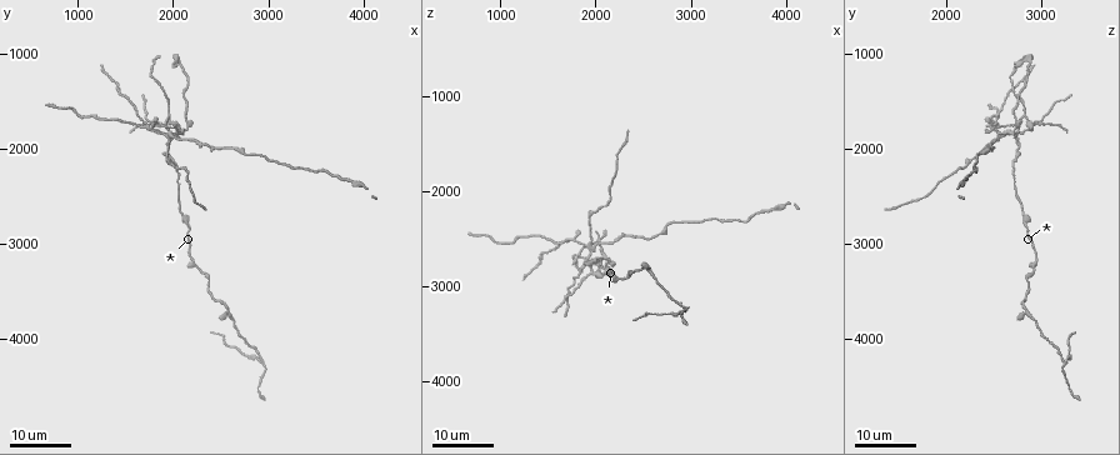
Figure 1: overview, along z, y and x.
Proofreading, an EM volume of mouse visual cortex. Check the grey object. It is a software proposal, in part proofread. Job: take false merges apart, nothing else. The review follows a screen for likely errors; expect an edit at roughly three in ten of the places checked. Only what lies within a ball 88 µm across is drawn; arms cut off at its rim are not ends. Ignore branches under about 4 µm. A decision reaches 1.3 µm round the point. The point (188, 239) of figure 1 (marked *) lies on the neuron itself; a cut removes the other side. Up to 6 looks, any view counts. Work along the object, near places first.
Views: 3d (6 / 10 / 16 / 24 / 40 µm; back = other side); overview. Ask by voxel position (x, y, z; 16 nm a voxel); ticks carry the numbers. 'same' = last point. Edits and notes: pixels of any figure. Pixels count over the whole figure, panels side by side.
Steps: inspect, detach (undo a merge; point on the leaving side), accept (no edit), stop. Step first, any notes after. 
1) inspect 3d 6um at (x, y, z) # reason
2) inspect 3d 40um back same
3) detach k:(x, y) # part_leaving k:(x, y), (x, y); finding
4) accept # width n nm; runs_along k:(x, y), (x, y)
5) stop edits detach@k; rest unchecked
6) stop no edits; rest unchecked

inspect 3d 16um at (1940, 1640, 2800) # arms part here

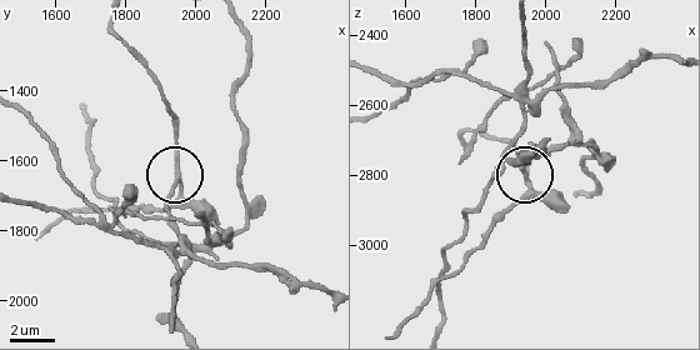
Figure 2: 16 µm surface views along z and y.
inspect 3d 6um at (1950, 1640, 2820)

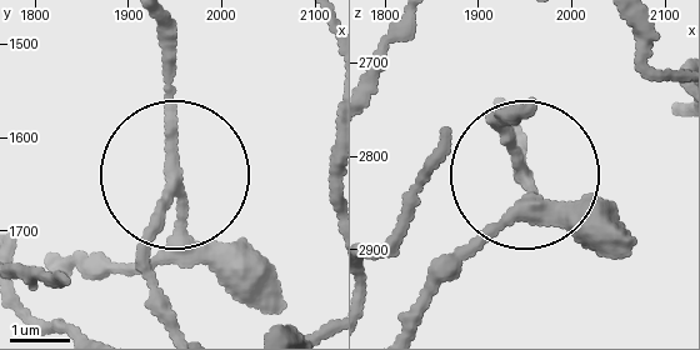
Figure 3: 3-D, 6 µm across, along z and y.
accept # side_arm 11 um; arms 3; continuous, no second neuron

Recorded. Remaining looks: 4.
inspect 3d 16um at (2300, 3280, 2920)

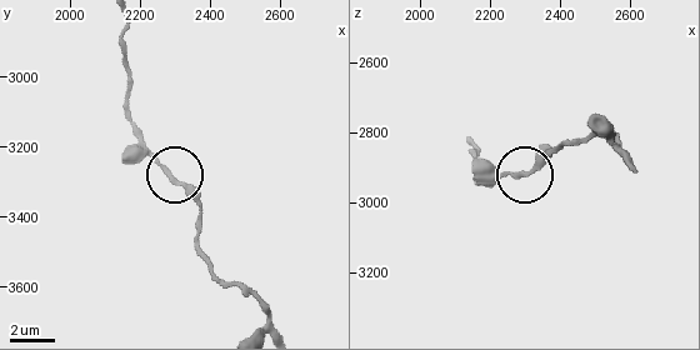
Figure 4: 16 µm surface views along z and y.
inspect 3d 6um at (2260, 3250, 2920) # closer look

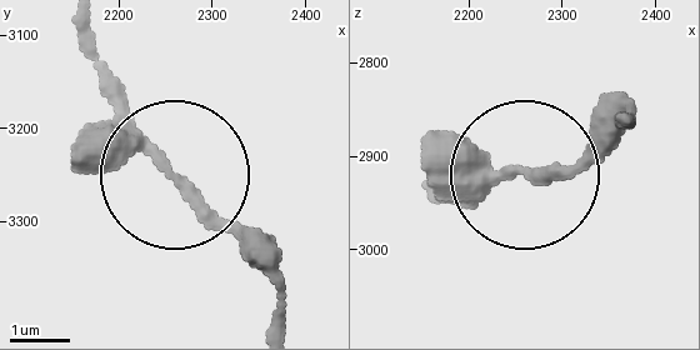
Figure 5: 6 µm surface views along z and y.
accept # runs_along 5:(90, 24), (120, 113), (280, 273); one neuron here

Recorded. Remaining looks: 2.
inspect 3d 24um at (2920, 4220, 3260)

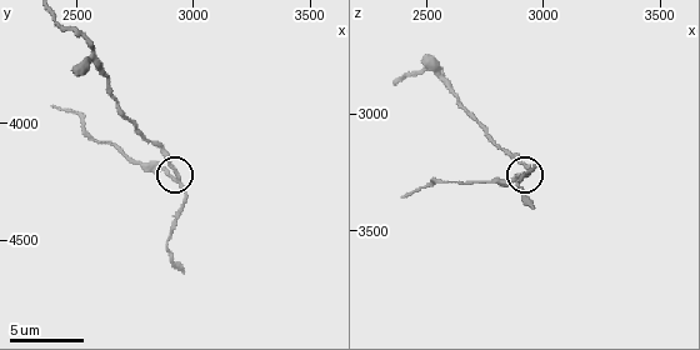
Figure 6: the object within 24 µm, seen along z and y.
inspect 3d 6um same

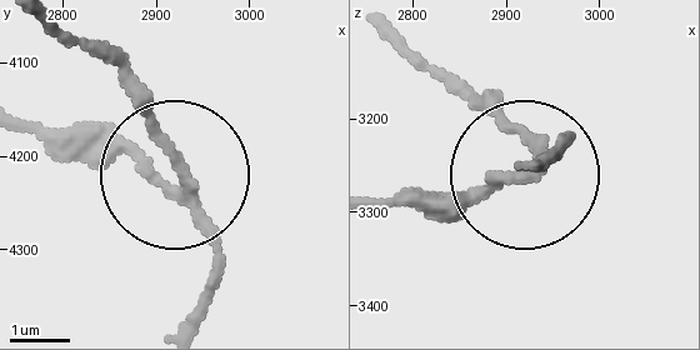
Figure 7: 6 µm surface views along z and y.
detach 7:(98, 160) # width 190 nm; part_leaving 7:(521, 176), (451, 206), (378, 206); two neurons meet here

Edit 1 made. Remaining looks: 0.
stop edits detach@7; rest unchecked

